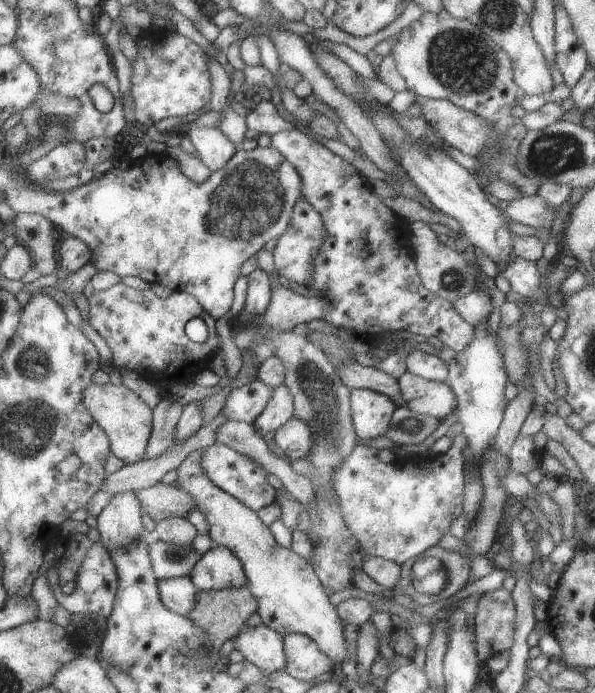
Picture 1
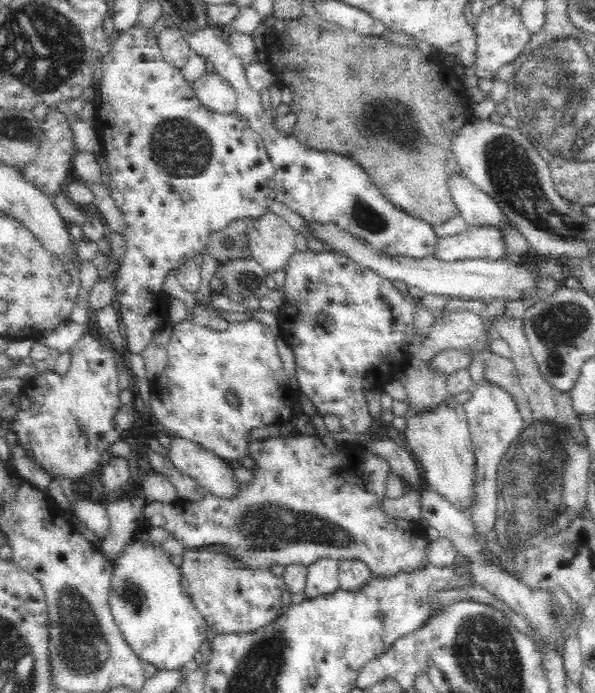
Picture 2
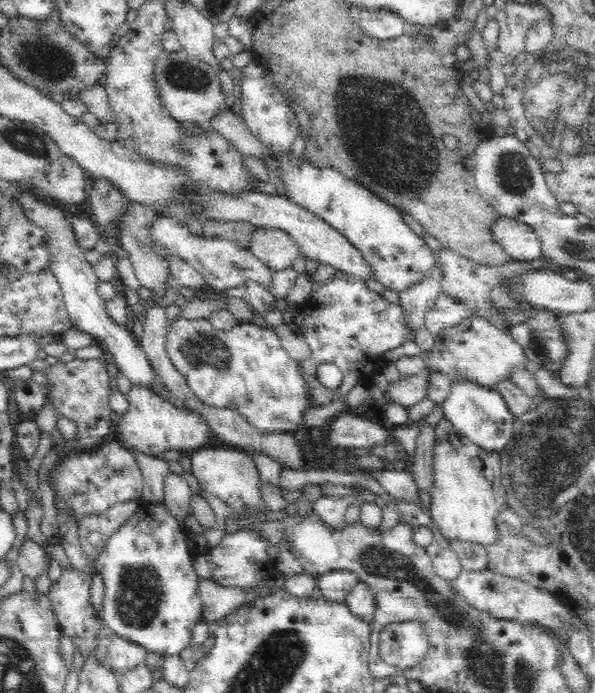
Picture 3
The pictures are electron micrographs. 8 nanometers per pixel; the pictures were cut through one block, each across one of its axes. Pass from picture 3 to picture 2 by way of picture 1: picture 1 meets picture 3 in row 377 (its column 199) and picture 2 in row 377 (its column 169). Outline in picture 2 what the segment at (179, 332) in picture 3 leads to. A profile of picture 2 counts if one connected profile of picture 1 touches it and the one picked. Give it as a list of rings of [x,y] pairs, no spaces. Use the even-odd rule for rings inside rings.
[[[254,318],[244,322],[229,324],[224,331],[216,331],[208,326],[199,326],[191,321],[173,325],[172,337],[164,347],[168,366],[152,382],[149,401],[150,410],[160,427],[165,428],[170,437],[179,437],[196,442],[209,453],[226,461],[243,459],[251,442],[251,430],[265,425],[286,424],[294,418],[297,395],[289,383],[283,363],[277,352],[276,338],[270,328]],[[228,392],[236,393],[240,406],[232,409],[226,402]]]

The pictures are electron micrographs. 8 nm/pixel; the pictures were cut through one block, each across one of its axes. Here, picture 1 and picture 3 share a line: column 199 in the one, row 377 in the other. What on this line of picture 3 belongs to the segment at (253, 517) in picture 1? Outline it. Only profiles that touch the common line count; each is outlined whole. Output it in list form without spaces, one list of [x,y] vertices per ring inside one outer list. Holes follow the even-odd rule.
[[[474,315],[444,328],[435,336],[434,345],[430,351],[422,352],[419,358],[426,367],[446,374],[453,382],[474,382],[495,389],[498,382],[509,379],[515,367],[525,367],[527,362],[523,349],[509,334]]]

